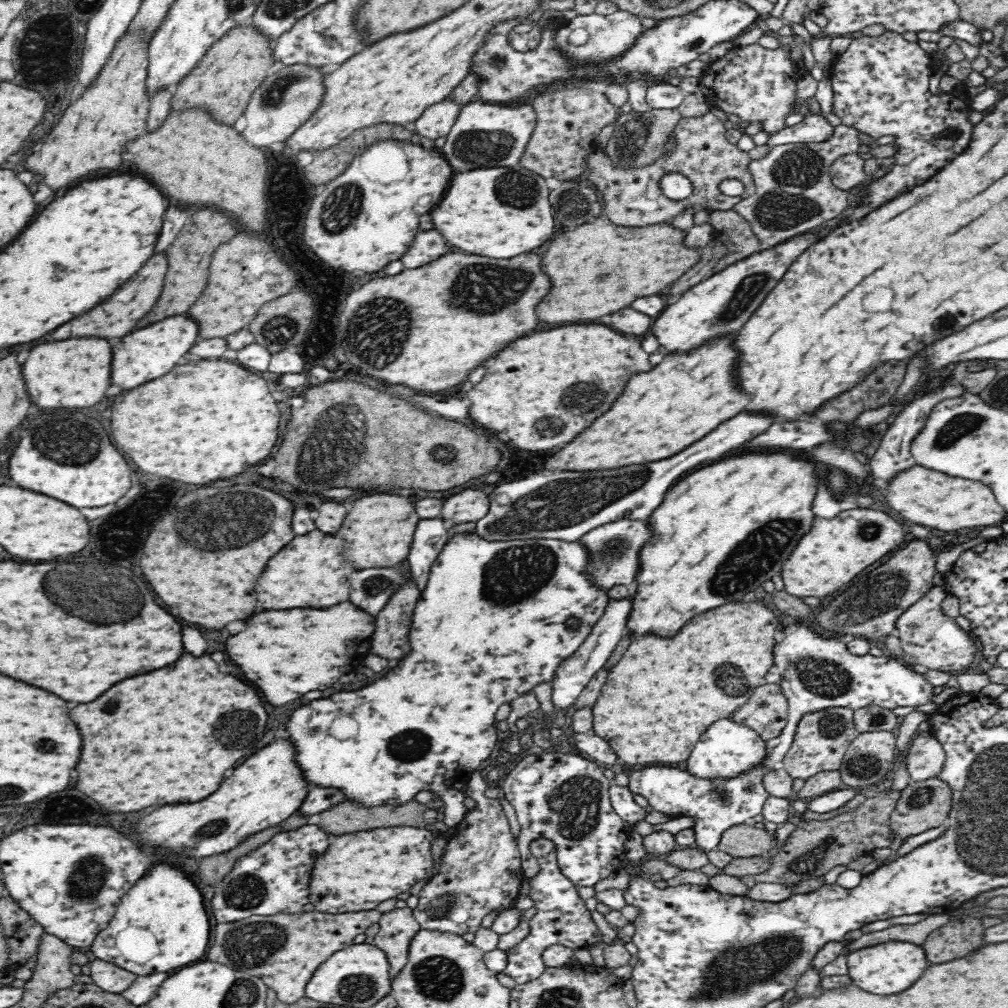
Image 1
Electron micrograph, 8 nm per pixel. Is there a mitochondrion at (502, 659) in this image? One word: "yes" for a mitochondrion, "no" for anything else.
no

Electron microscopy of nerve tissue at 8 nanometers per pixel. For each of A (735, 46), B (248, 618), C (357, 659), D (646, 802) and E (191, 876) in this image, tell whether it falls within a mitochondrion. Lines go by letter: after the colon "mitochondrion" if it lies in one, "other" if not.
A: other
B: other
C: other
D: other
E: other

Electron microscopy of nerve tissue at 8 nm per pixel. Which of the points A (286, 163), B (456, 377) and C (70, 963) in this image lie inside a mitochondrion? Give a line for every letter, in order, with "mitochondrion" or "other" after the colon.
A: other
B: other
C: other

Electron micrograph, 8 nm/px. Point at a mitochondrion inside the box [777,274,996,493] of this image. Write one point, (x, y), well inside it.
(961, 426)

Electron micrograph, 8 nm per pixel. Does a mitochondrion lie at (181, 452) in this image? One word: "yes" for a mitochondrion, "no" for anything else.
no

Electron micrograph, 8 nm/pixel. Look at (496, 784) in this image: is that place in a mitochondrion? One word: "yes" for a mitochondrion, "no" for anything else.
no

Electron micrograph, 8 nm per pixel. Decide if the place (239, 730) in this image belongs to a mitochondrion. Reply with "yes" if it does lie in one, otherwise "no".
yes

